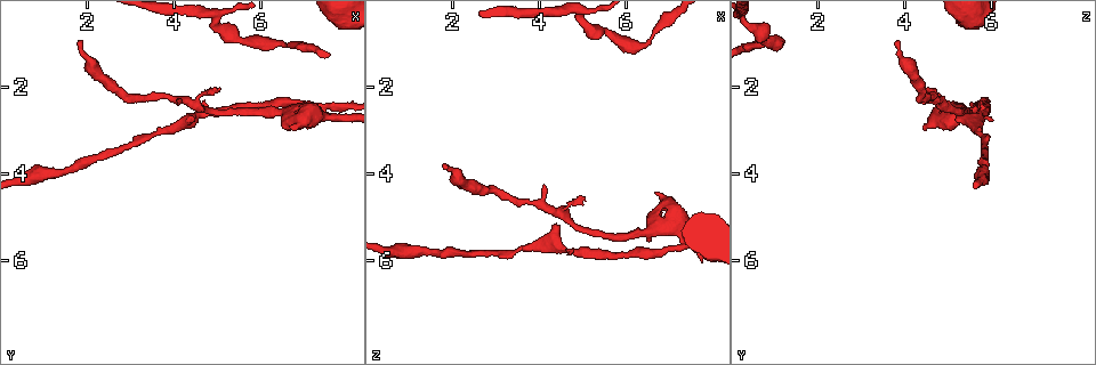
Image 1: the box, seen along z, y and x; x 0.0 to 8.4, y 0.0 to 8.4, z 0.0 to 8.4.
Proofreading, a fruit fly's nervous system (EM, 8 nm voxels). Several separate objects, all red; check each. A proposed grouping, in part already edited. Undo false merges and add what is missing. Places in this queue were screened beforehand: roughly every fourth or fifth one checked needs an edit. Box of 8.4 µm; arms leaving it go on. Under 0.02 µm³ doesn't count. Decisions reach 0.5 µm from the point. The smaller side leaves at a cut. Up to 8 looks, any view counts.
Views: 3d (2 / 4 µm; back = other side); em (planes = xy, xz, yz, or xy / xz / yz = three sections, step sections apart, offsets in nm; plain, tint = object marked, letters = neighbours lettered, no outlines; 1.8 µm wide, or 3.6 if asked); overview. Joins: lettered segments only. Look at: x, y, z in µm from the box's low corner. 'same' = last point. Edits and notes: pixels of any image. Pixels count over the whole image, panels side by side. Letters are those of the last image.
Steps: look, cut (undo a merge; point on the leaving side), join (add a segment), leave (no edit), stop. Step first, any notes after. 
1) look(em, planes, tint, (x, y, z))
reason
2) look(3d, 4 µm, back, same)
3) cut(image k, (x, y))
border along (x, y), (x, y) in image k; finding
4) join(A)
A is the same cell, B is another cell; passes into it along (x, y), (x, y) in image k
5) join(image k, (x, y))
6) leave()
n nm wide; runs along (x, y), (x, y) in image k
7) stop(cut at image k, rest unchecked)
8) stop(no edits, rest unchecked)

look(em, planes, letters, (6.65, 2.90, 4.40))
branch stops here

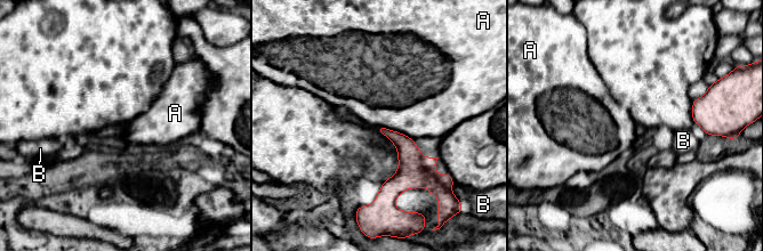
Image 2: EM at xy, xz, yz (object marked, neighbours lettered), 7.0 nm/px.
leave()
A touches over 240 nm; A and B are other cells; none of them fits

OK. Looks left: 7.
look(em, planes, letters, (4.95, 2.00, 4.55))
an open end

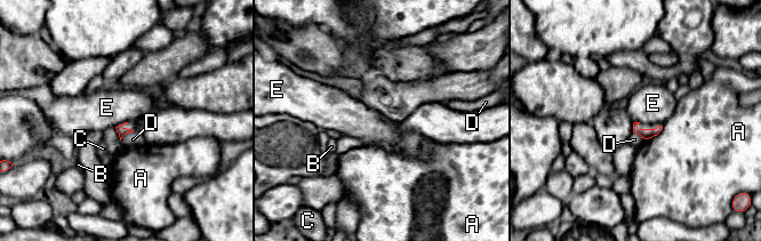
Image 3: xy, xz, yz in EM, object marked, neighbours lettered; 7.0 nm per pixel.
leave()
80 nm wide; A, B, C, D and E are other cells; border along (127, 121), (115, 127) in image 3; no lettered segment goes on from it

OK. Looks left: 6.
look(em, yz, step 16, tint, (6.60, 1.05, 0.85))
narrows sharply

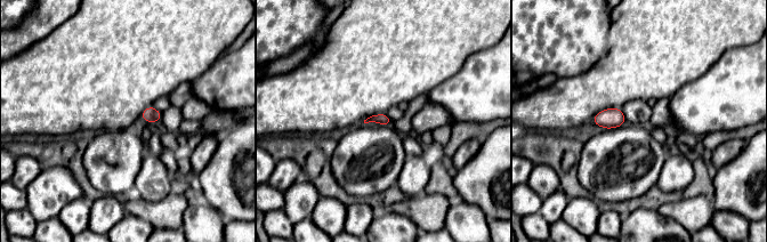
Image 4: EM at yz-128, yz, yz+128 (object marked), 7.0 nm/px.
look(em, planes, letters, same)

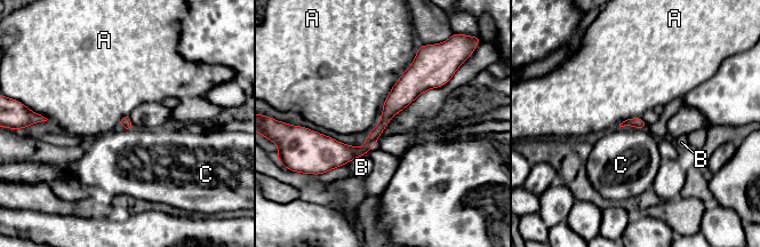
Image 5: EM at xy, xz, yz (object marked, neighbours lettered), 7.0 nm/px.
cut(image 5, (373, 136))
A, B and C are other cells; the part that leaves runs along (418, 65), (417, 78), (367, 146) in image 5; two neurons meet here

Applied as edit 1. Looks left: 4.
look(overview)
see it whole again

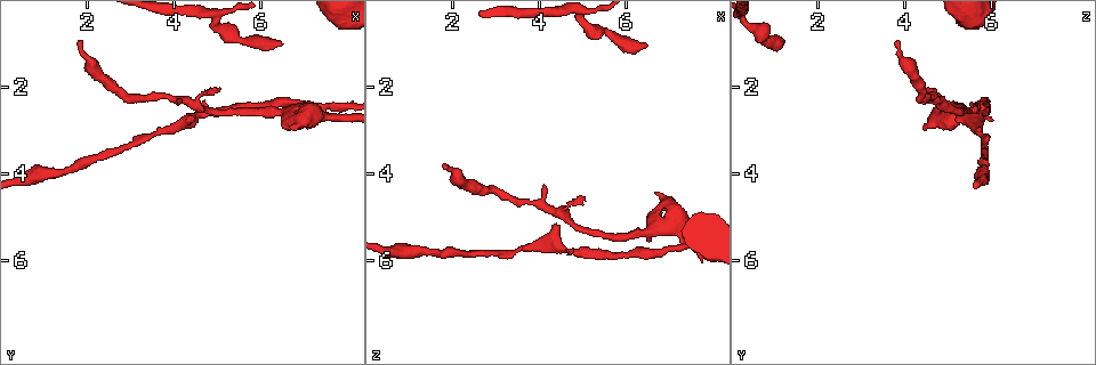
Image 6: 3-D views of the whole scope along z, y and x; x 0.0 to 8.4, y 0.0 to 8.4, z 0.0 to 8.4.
look(3d, 2 µm, (1.80, 0.90, 3.85))
an open end

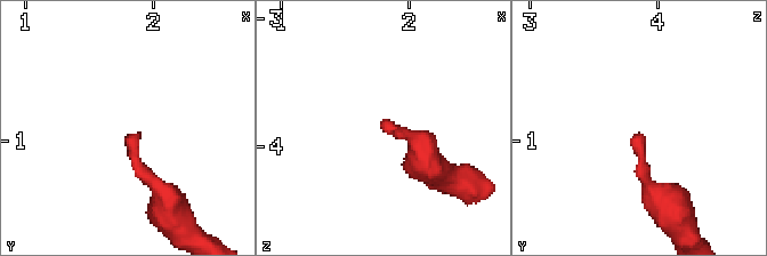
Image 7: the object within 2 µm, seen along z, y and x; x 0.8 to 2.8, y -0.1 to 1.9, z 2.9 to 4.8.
look(em, planes, letters, (1.86, 0.94, 3.82))
shape alone is not enough

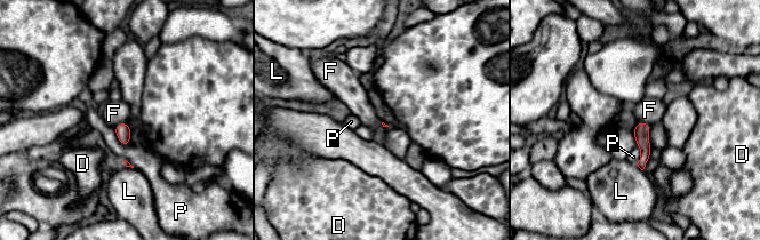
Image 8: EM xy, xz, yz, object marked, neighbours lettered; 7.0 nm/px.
leave()
D, F, L and P are other cells; runs along (640, 125), (645, 145), (641, 165) in image 8; no lettered segment goes on from it

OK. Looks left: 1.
stop(cut at image 5, rest unchecked)

